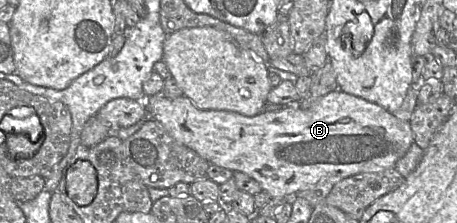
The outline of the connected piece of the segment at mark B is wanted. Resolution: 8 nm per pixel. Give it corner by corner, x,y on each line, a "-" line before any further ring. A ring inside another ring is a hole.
339,89
321,97
307,109
285,108
244,116
225,110
201,110
185,96
167,98
162,94
143,101
146,114
159,122
179,143
196,152
210,164
239,171
255,179
272,198
292,197
296,192
363,172
394,168
414,142
410,123
399,120
378,104

